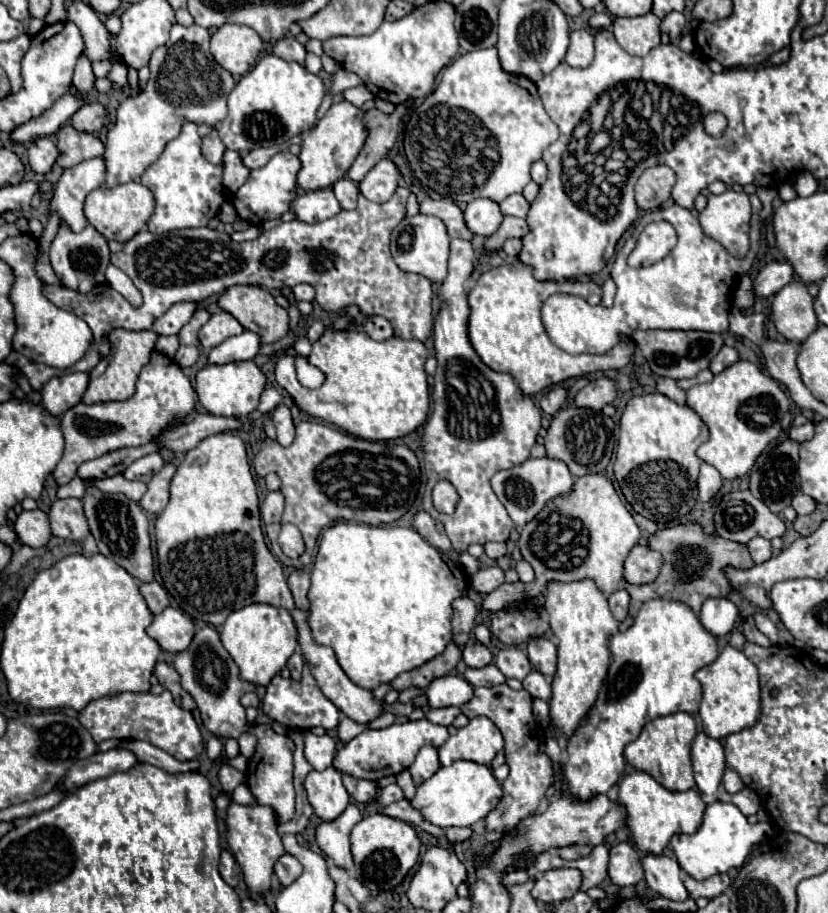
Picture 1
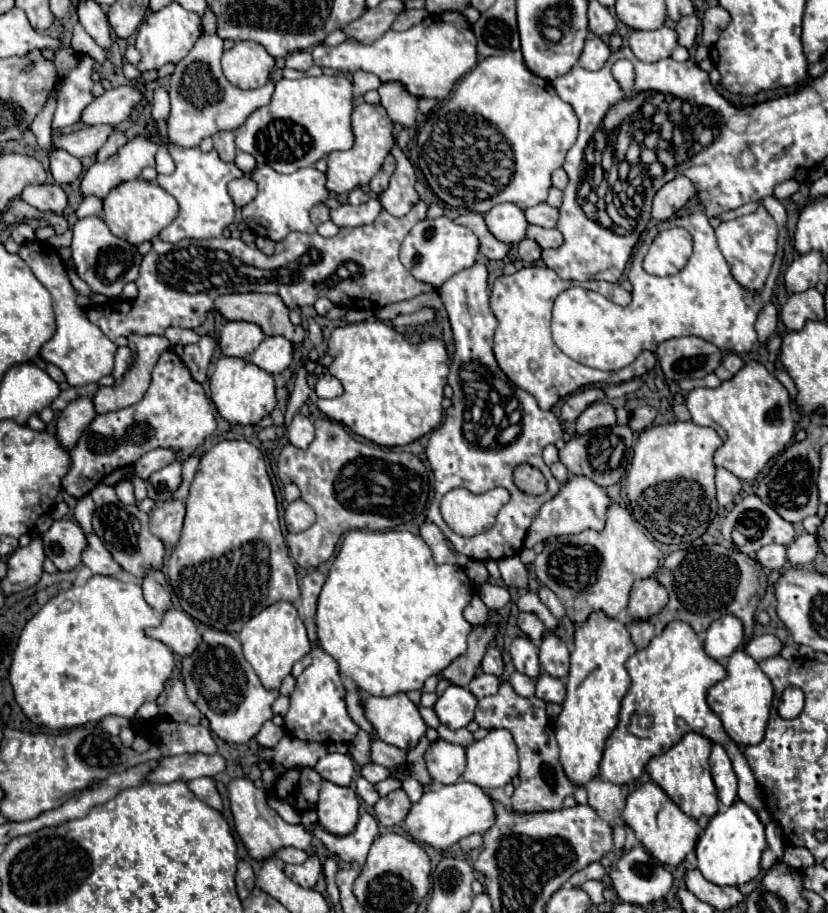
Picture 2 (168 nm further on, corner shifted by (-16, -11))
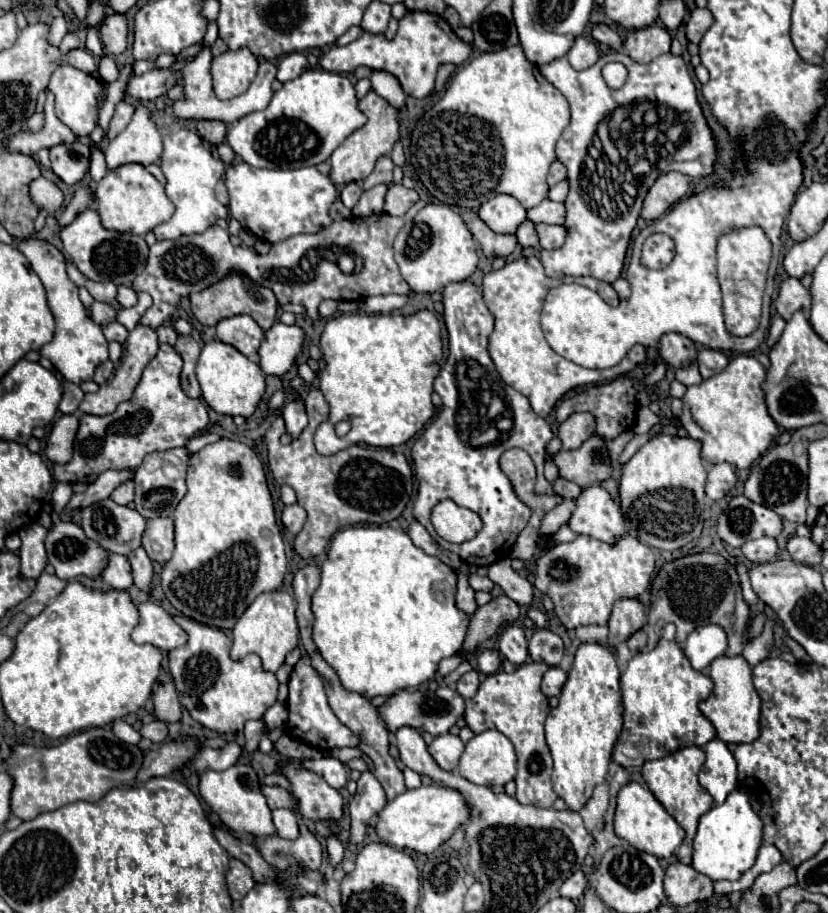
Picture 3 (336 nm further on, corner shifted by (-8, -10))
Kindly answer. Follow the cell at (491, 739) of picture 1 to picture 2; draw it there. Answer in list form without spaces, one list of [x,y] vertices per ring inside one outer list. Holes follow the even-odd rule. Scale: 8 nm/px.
[[[490,730],[486,738],[468,746],[466,756],[468,756],[468,764],[464,770],[464,780],[484,790],[504,788],[508,782],[512,782],[514,776],[518,776],[518,750],[508,730]]]

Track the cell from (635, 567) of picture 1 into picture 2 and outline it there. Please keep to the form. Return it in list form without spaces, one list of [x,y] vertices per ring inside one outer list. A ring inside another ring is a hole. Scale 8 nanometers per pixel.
[[[656,578],[636,580],[630,592],[628,616],[630,620],[650,620],[668,602],[668,592]]]

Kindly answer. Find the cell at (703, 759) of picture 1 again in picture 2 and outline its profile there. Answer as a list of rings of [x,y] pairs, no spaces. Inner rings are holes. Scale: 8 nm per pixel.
[[[720,744],[712,746],[710,754],[710,770],[712,770],[712,780],[718,788],[718,798],[724,806],[730,806],[736,800],[738,792],[738,778],[732,768],[732,762],[726,754],[726,750]]]

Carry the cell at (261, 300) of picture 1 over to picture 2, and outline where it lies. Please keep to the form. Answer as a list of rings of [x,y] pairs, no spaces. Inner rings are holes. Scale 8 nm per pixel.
[[[226,294],[218,296],[214,308],[226,320],[246,320],[262,328],[266,336],[284,336],[294,344],[304,340],[302,326],[294,326],[288,318],[288,308],[274,294]]]

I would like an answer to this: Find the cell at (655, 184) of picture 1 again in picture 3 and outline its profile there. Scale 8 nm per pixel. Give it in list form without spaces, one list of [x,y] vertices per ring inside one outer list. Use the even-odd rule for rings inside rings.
[[[676,171],[660,175],[644,199],[642,219],[654,221],[660,215],[664,215],[670,205],[674,205],[676,201],[680,201],[686,195],[688,181],[690,179],[686,175],[676,173]]]

